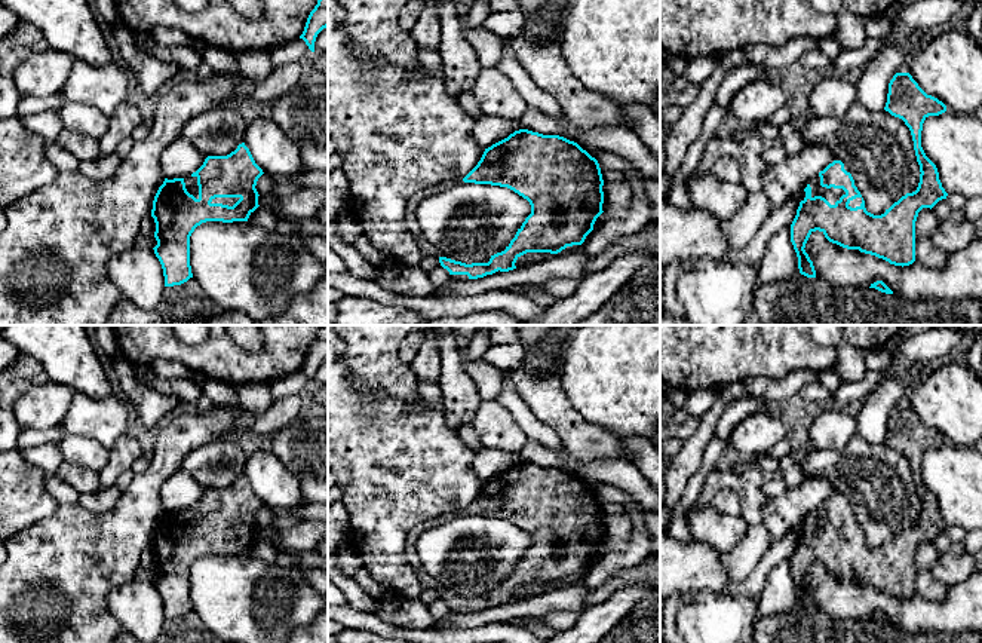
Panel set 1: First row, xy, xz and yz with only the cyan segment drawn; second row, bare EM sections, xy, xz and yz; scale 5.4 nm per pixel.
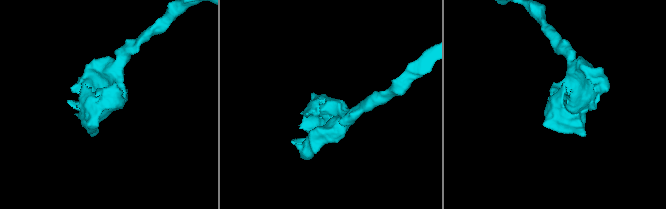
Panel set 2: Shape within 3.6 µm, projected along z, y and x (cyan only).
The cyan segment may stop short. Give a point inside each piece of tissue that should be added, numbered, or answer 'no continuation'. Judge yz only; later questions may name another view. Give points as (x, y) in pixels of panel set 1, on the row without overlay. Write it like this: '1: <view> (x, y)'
1: yz (831, 527)

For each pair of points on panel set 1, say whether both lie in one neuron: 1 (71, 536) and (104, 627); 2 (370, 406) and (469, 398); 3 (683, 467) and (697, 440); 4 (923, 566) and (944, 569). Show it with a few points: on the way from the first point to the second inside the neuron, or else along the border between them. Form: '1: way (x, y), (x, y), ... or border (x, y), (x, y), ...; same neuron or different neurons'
1: way (71, 560), (71, 591), (79, 599), (80, 609); same neuron
2: border (441, 404), (445, 423), (456, 432); different neurons
3: way (687, 461), (694, 446); same neuron
4: border (939, 554), (933, 566), (933, 575), (947, 587); different neurons

